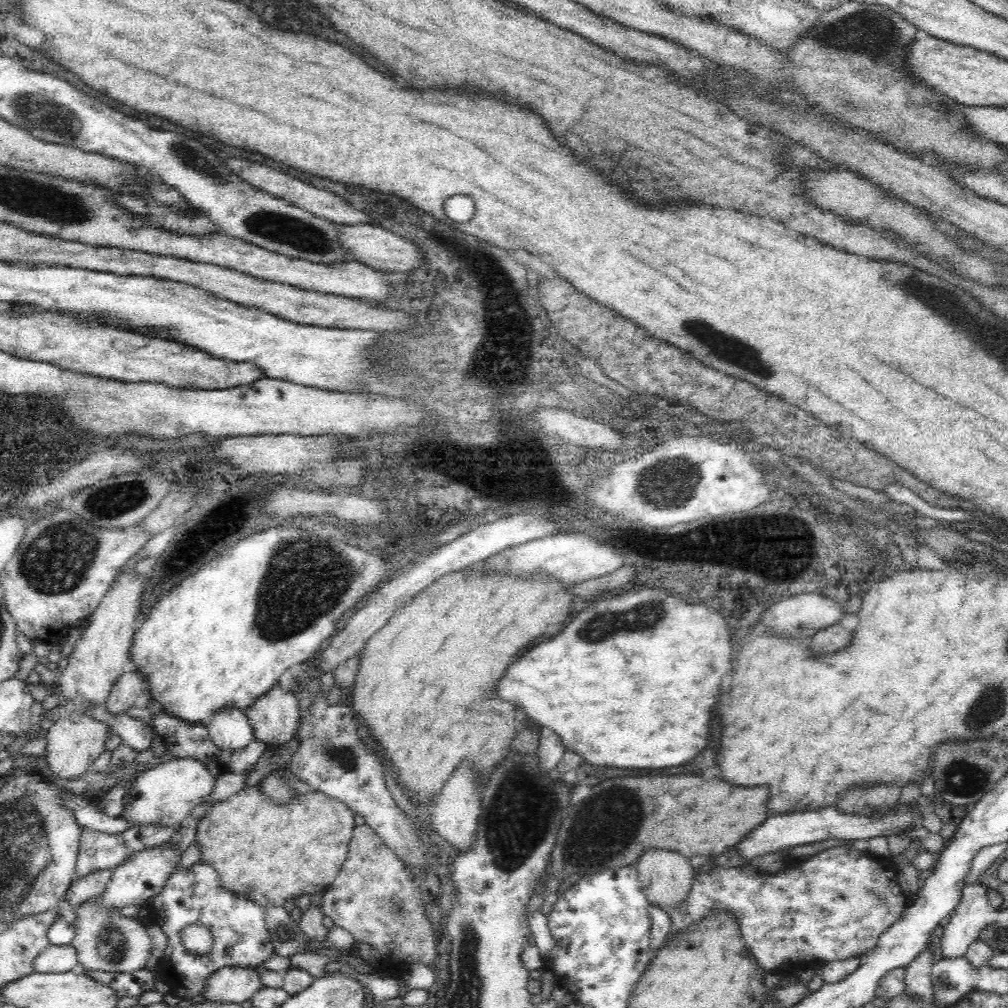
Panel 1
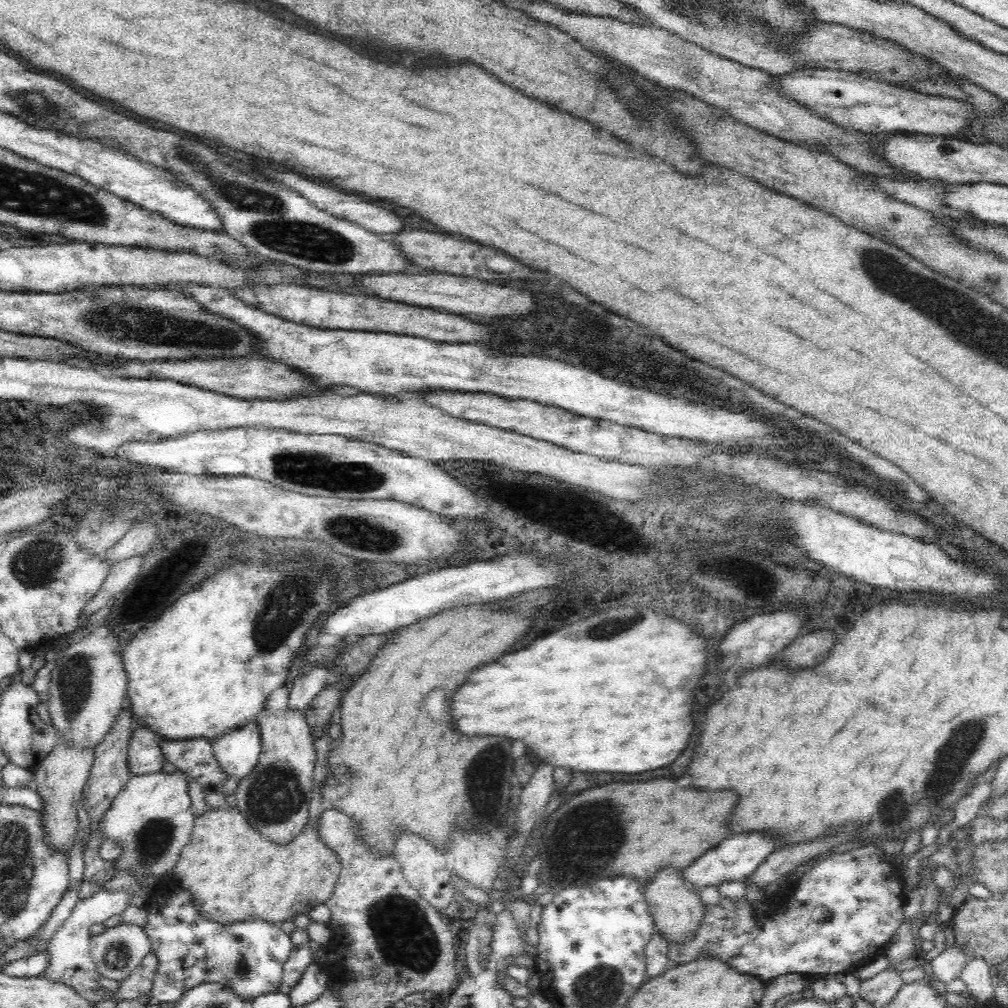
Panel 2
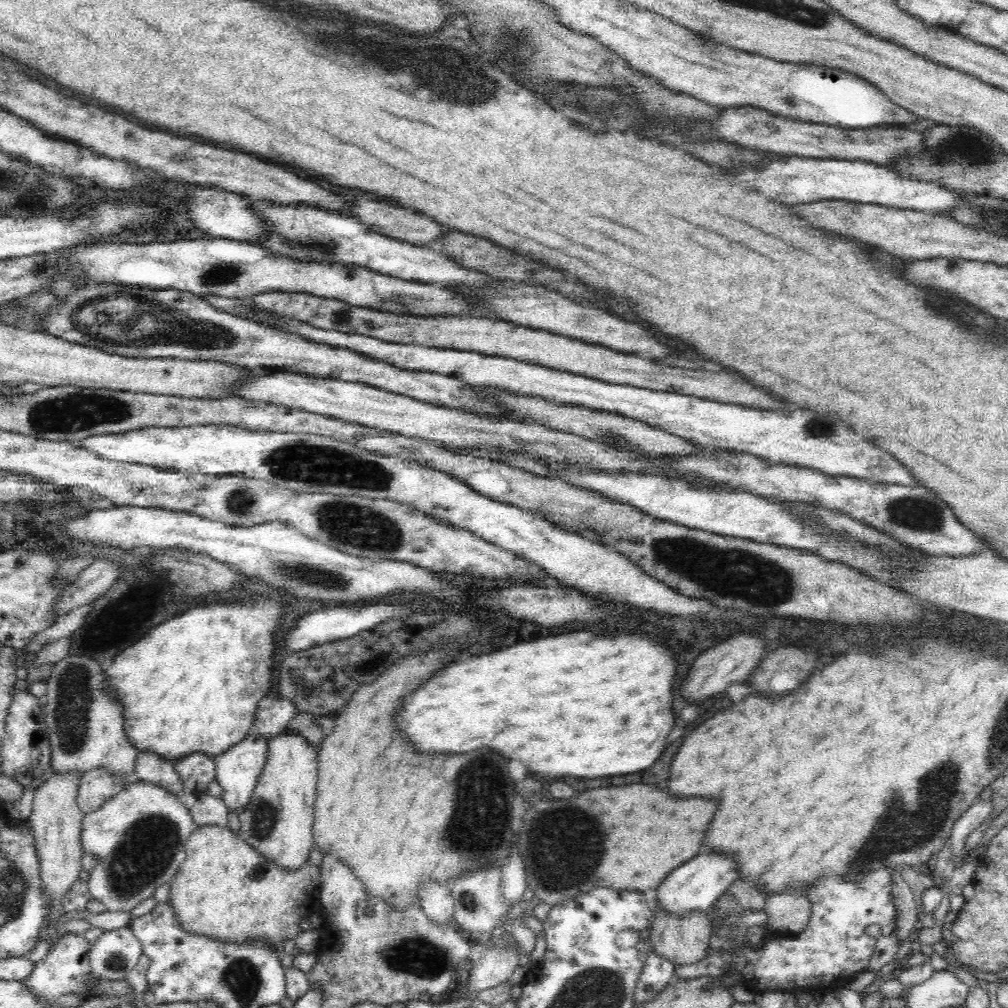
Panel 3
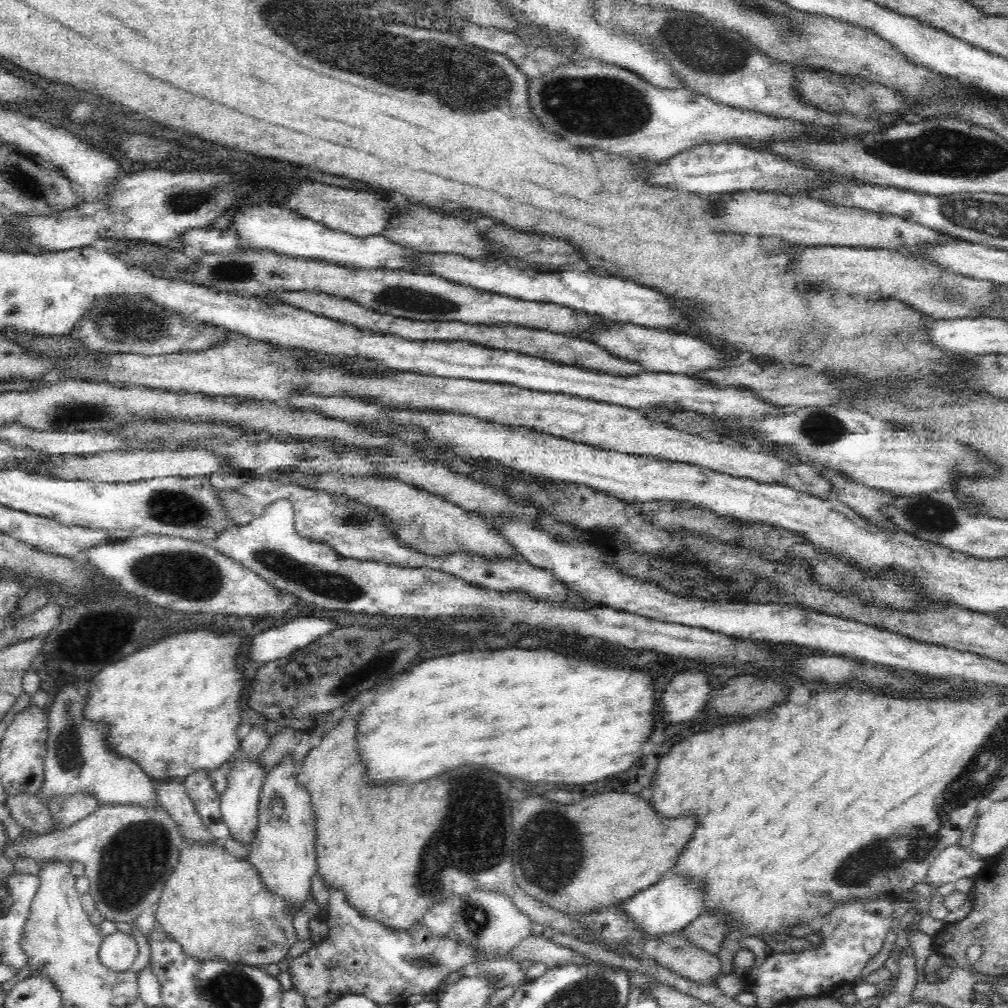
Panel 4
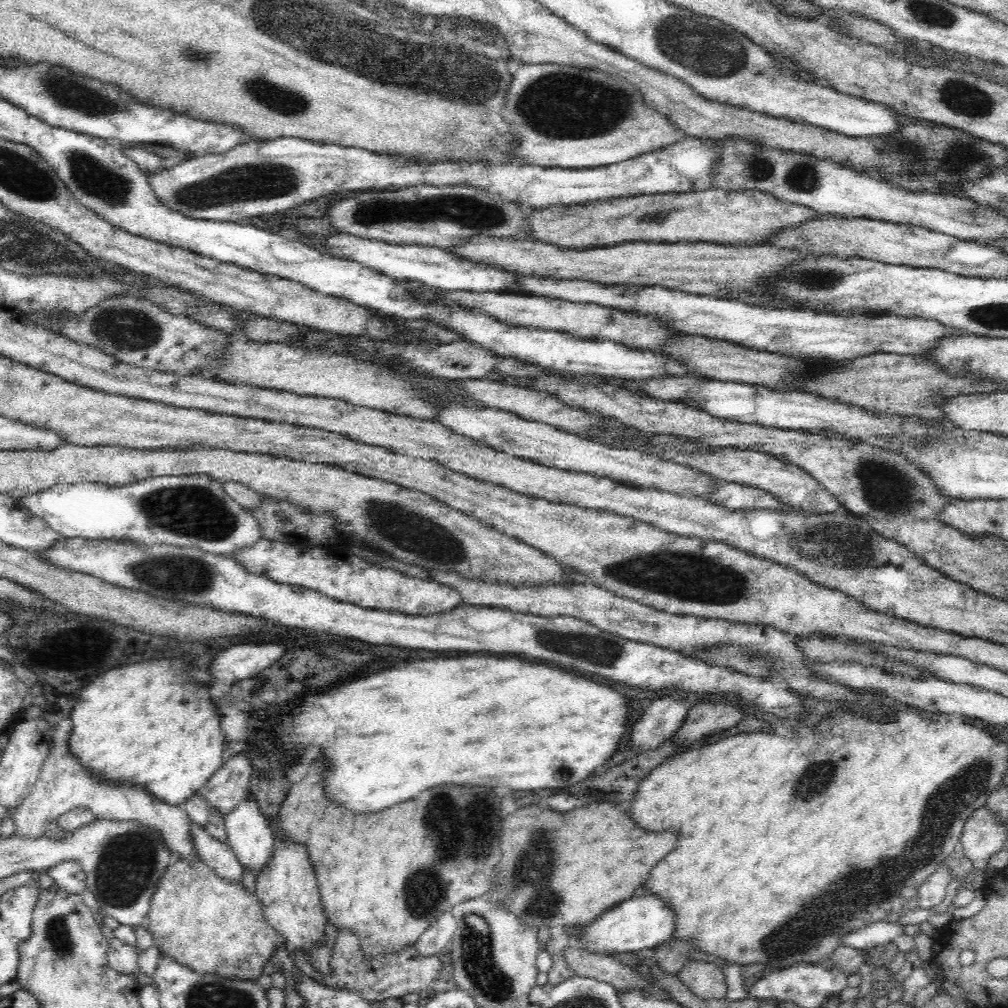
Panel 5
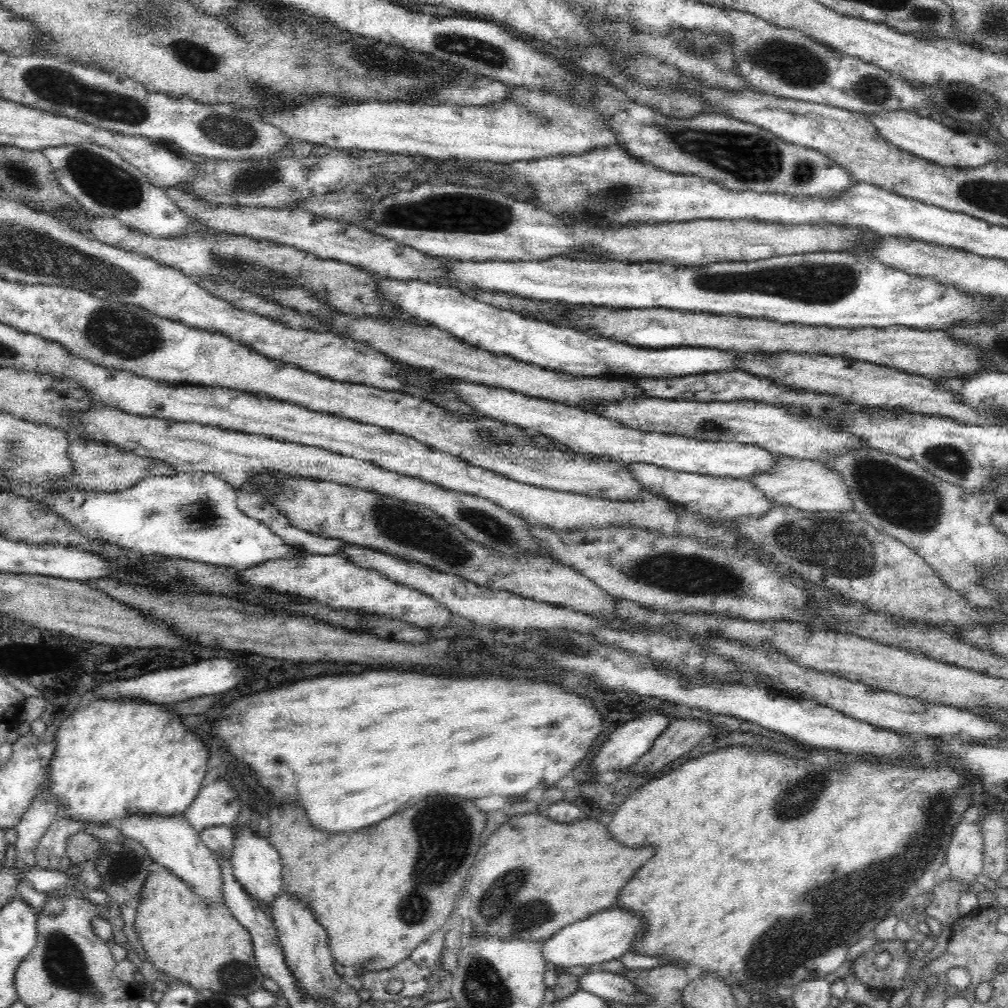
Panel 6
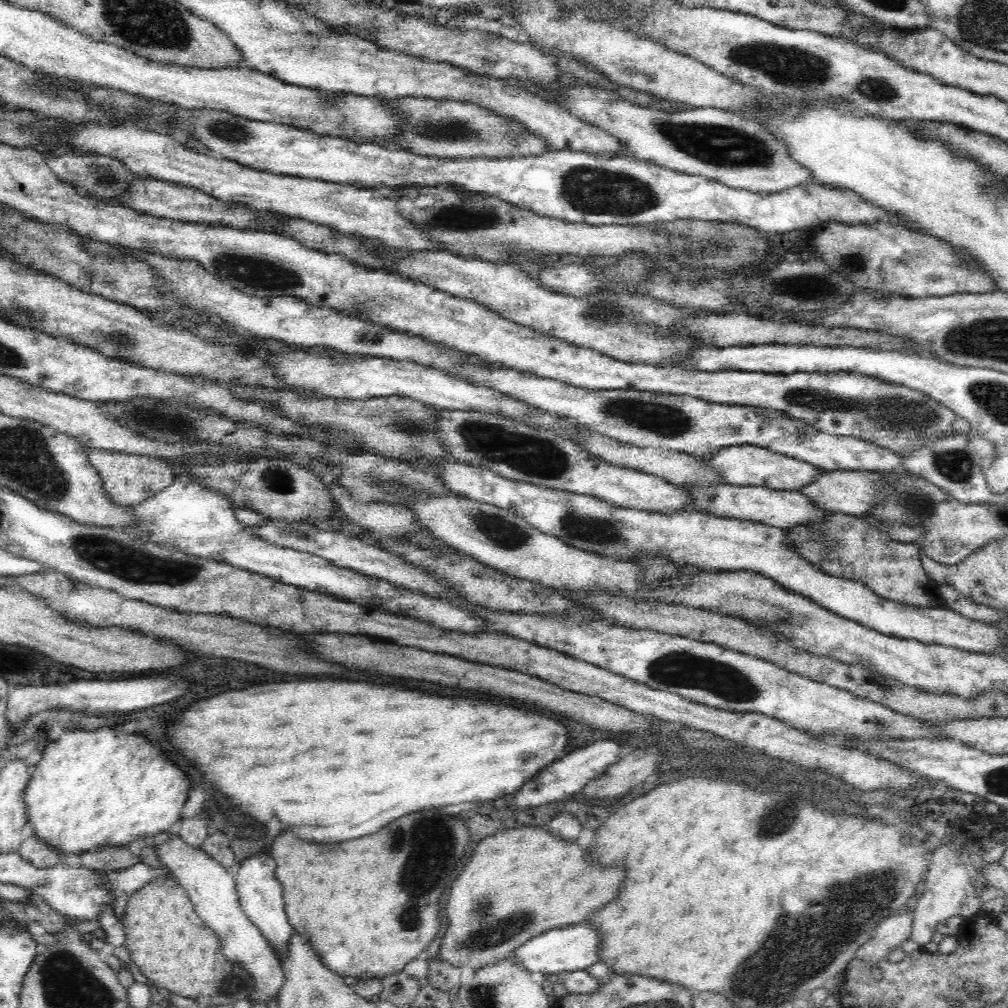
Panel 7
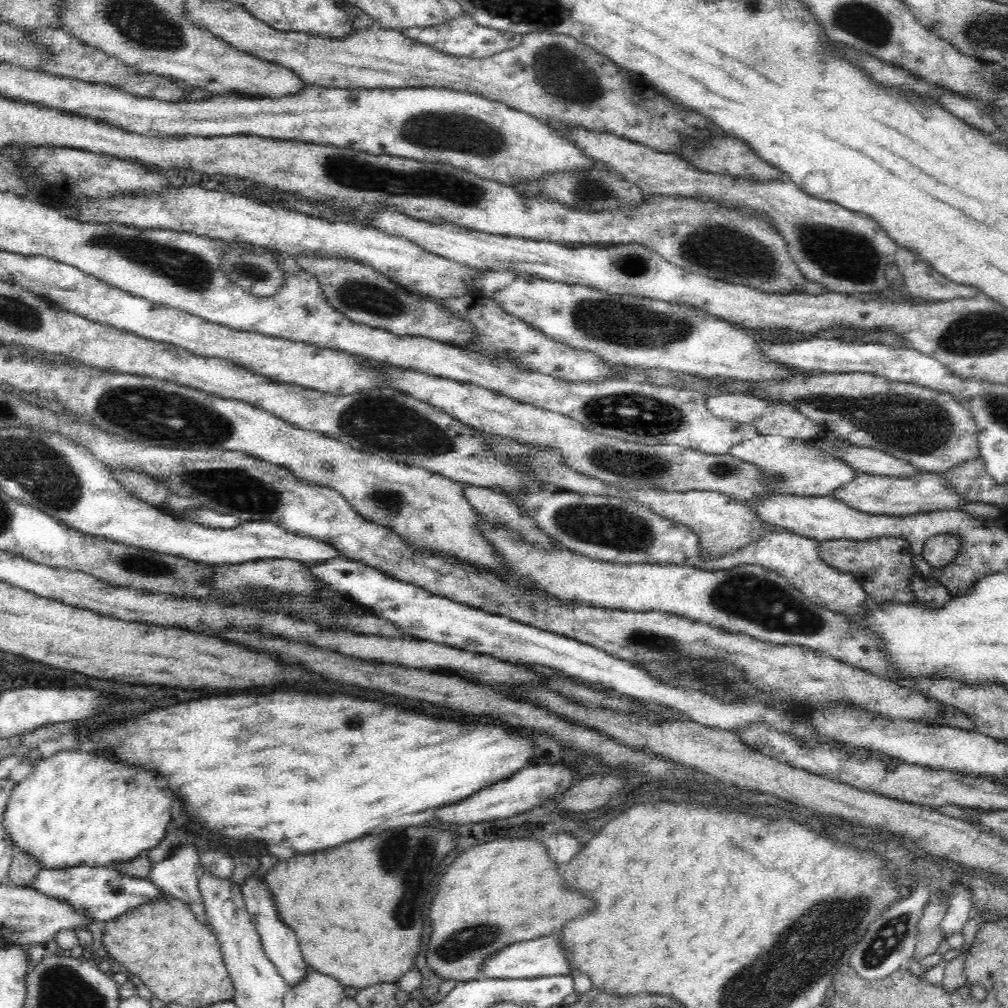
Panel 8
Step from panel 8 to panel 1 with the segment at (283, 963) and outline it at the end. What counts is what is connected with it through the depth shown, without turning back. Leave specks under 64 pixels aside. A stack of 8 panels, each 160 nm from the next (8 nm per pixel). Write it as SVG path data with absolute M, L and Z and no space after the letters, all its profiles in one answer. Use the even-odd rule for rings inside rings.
M236 707L218 709L214 716L205 722L205 726L212 743L230 754L256 745L253 726L249 723L246 713Z

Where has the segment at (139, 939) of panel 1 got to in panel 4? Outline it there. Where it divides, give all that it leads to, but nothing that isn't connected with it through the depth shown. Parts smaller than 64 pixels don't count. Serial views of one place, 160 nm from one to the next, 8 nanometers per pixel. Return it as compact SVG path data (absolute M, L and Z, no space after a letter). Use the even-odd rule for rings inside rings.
M118 931L102 939L99 960L111 972L126 973L130 971L138 951L137 941Z

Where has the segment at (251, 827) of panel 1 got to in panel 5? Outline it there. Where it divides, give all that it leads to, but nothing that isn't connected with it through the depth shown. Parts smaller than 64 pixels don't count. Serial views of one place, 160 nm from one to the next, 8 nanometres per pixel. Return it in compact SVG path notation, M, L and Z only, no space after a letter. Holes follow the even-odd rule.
M175 860L170 864L156 884L156 892L152 894L144 921L149 924L148 931L152 933L153 944L157 946L158 952L170 955L170 959L194 970L196 974L255 982L262 976L264 964L274 950L278 946L284 947L281 936L265 922L262 903L254 900L254 896L238 886L238 883L218 877L214 870L201 861L187 863L185 860Z

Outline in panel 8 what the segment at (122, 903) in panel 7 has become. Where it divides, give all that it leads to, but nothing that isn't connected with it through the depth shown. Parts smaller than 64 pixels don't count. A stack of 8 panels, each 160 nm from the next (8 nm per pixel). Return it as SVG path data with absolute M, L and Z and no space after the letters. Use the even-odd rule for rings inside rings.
M182 846L172 857L154 864L148 879L159 890L164 890L165 894L190 906L194 917L215 934L214 927L210 926L202 905L201 892L199 892L200 874L202 866L196 848Z

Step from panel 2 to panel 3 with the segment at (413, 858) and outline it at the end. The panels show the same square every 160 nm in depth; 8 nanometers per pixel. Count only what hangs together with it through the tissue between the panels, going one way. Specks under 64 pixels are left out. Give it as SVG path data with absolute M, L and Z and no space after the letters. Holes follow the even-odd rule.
M424 883L419 890L419 904L426 917L439 926L454 926L455 904L449 885Z

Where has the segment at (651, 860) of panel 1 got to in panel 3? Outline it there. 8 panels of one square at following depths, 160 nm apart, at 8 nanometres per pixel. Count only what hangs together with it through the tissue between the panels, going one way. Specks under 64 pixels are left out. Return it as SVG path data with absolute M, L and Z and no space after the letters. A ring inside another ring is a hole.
M654 909L654 921L649 930L650 952L654 951L660 957L672 961L674 966L691 965L706 958L712 931L711 921L704 911L692 911L683 917L674 917L673 914Z

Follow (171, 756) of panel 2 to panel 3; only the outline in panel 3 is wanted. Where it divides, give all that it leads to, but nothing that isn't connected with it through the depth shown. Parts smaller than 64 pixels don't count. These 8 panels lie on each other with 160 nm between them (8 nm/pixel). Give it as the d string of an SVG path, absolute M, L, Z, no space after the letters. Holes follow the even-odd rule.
M196 753L176 761L174 765L184 786L182 802L194 825L197 828L228 826L226 806L209 795L209 785L216 778L213 758Z

